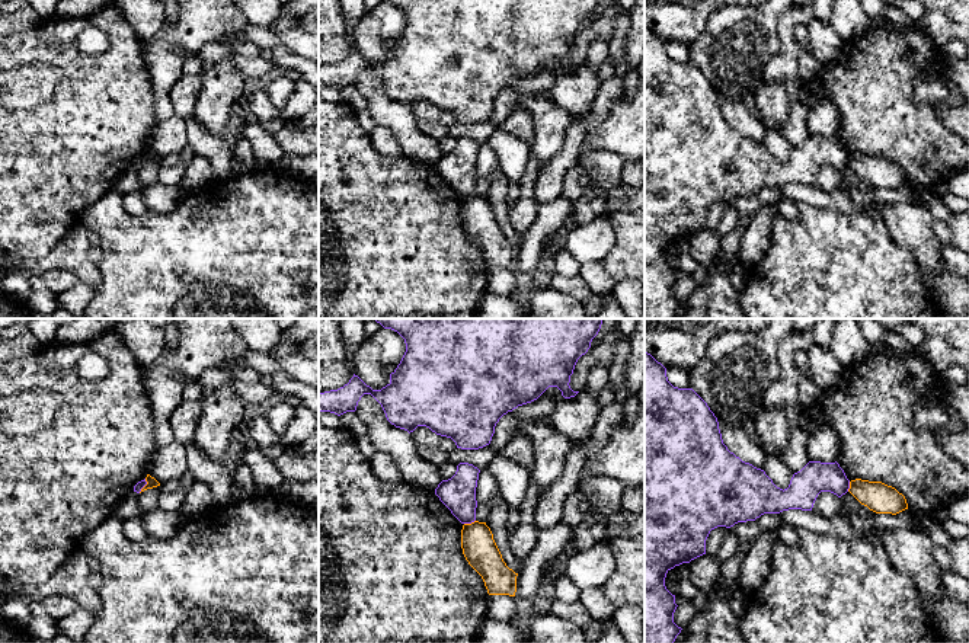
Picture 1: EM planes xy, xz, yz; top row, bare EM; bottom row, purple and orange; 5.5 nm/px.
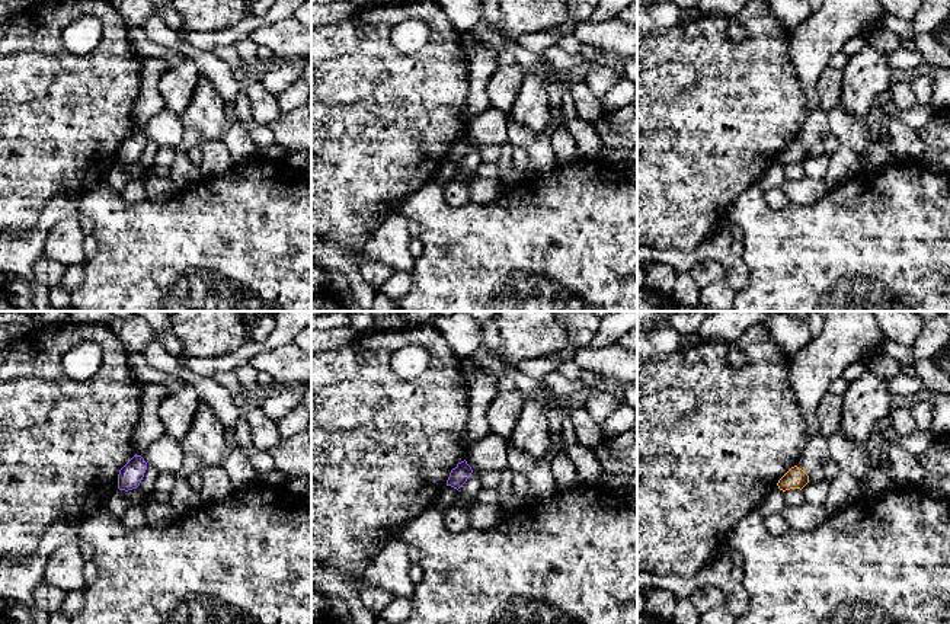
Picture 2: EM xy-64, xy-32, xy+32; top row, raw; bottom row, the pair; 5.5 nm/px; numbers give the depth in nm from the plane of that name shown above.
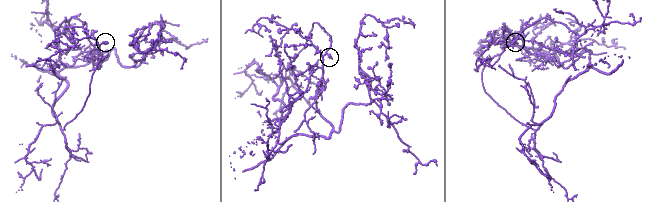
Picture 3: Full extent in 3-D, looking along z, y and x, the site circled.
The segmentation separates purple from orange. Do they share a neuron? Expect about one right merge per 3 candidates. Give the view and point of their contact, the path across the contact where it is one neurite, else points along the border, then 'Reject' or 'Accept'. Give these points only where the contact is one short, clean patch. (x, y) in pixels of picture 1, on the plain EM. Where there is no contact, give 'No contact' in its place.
Touches purple at xz (469, 197). Boundary: xz (475, 194), (464, 198). Reject

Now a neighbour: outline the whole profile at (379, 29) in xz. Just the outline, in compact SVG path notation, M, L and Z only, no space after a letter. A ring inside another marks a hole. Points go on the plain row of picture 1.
M383 3L365 15L354 28L354 48L372 64L381 64L390 58L394 47L406 26L404 13L391 3Z

